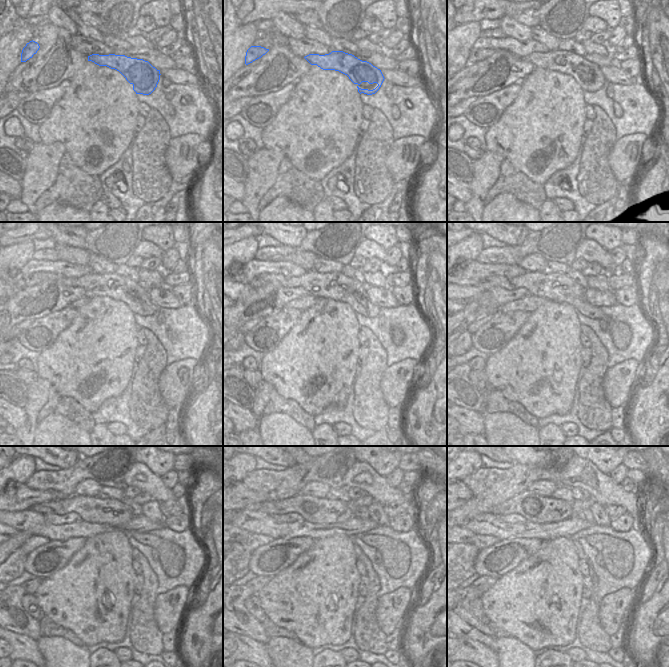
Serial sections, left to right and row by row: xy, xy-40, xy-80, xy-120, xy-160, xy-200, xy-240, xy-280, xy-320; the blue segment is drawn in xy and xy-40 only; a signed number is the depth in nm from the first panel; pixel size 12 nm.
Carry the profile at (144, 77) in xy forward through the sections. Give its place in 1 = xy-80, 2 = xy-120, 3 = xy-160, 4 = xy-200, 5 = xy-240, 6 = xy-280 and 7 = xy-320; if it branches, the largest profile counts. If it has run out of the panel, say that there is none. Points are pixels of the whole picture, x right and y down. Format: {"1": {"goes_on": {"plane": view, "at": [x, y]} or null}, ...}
{"1": {"goes_on": {"plane": "xy-80", "at": [566, 62]}}, "2": {"goes_on": {"plane": "xy-120", "at": [114, 286]}}, "3": {"goes_on": {"plane": "xy-160", "at": [336, 286]}}, "4": {"goes_on": {"plane": "xy-200", "at": [558, 287]}}, "5": {"goes_on": {"plane": "xy-240", "at": [112, 512]}}, "6": {"goes_on": {"plane": "xy-280", "at": [314, 510]}}, "7": {"goes_on": {"plane": "xy-320", "at": [534, 508]}}}

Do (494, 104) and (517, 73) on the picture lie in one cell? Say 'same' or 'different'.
different

